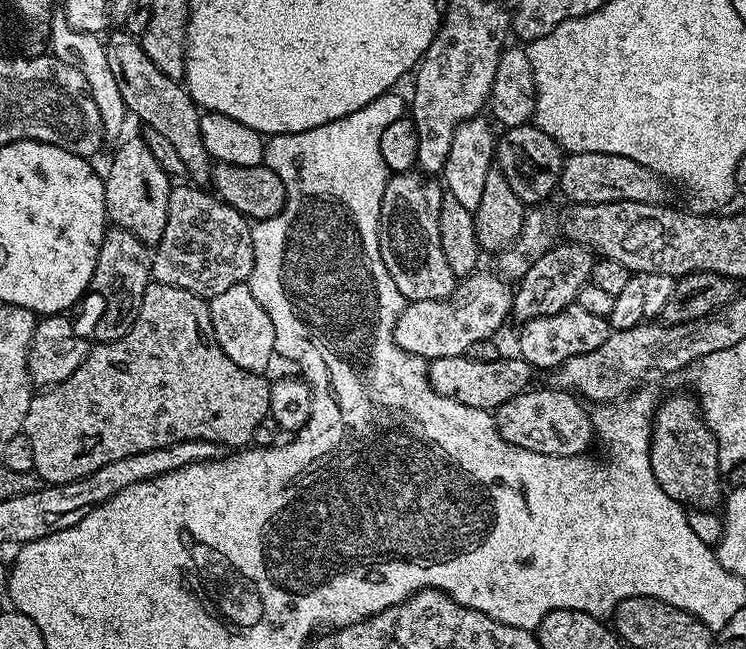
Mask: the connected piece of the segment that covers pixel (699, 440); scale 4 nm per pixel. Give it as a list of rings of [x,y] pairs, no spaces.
[[[691,395],[688,396],[672,396],[661,404],[659,401],[652,418],[650,466],[658,486],[662,486],[664,494],[677,504],[692,504],[688,506],[696,510],[716,510],[726,496],[718,442],[704,423],[699,403]]]

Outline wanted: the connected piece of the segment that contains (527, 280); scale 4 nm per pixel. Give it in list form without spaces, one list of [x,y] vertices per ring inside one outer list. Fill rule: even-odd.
[[[571,242],[553,243],[549,252],[542,254],[542,258],[534,261],[530,266],[530,270],[526,270],[526,274],[520,277],[515,285],[511,315],[513,317],[517,316],[517,321],[523,322],[549,316],[550,314],[558,314],[558,310],[566,310],[566,306],[576,303],[578,290],[582,290],[582,286],[591,281],[593,263],[593,253],[589,252],[587,248],[583,248],[582,245]]]

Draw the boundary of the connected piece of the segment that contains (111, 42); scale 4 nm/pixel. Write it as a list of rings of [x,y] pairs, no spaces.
[[[109,31],[104,49],[106,62],[110,62],[110,74],[114,74],[114,82],[118,82],[118,91],[122,94],[122,102],[128,107],[129,113],[133,117],[136,115],[141,125],[155,128],[171,141],[175,153],[182,158],[187,179],[193,185],[207,185],[212,178],[214,161],[208,155],[206,146],[202,146],[202,112],[192,101],[192,95],[187,88],[181,81],[162,74],[162,70],[158,70],[158,66],[154,66],[154,62],[146,58],[146,50],[139,39],[126,31]]]

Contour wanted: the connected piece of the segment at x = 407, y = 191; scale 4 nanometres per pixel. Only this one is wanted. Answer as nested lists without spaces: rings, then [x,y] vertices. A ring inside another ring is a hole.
[[[419,171],[397,172],[389,175],[386,190],[380,199],[380,253],[394,286],[404,295],[405,301],[446,300],[456,290],[458,278],[442,254],[442,238],[438,238],[438,214],[442,210],[442,198],[446,195],[441,181],[429,178]]]

